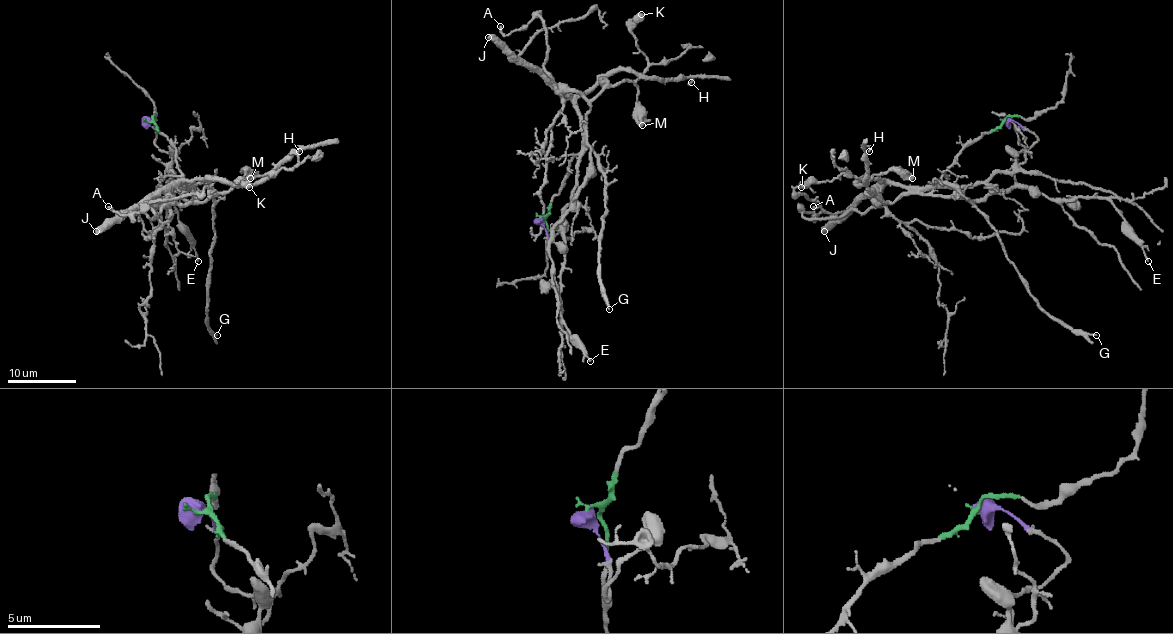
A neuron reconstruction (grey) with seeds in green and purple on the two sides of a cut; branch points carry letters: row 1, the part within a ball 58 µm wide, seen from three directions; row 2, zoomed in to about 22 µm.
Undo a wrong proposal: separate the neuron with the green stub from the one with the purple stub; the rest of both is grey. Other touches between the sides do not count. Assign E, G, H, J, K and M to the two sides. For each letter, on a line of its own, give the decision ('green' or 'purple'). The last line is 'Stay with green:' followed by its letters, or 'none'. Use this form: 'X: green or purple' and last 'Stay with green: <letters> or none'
E: purple
G: green
H: green
J: green
K: purple
M: purple
Stay with green: G, H, J

